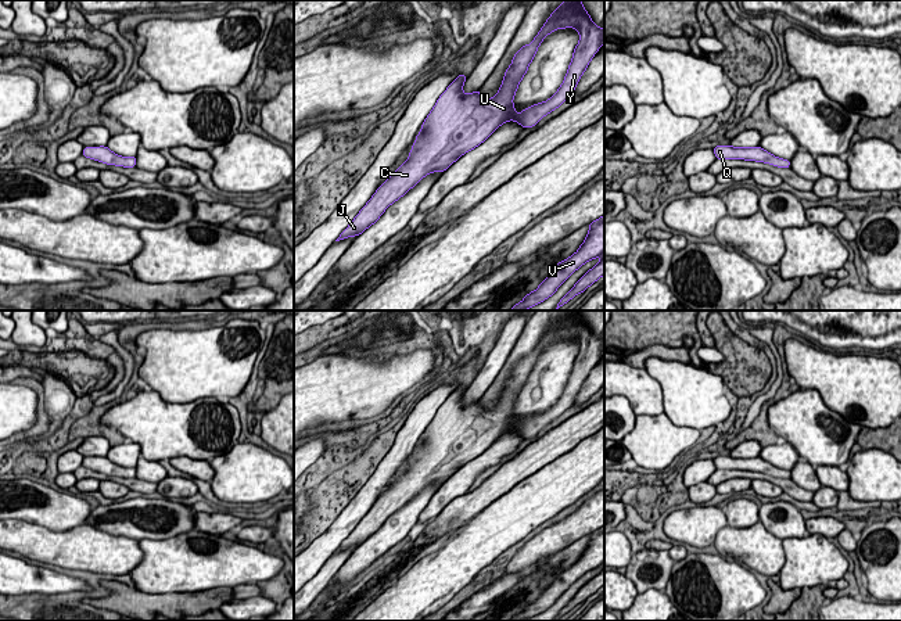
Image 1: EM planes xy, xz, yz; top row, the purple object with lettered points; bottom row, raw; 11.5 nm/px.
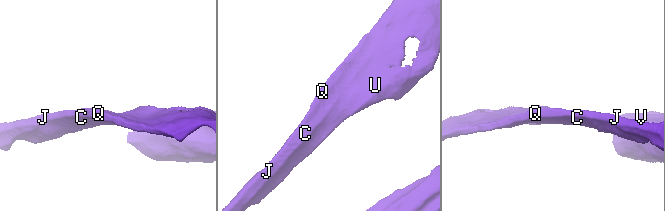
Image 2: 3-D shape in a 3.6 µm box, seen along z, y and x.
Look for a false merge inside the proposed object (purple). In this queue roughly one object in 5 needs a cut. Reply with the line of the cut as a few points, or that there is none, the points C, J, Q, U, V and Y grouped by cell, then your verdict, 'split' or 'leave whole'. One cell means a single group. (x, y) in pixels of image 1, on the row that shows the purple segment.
no cut | C J Q U V Y | leave whole

